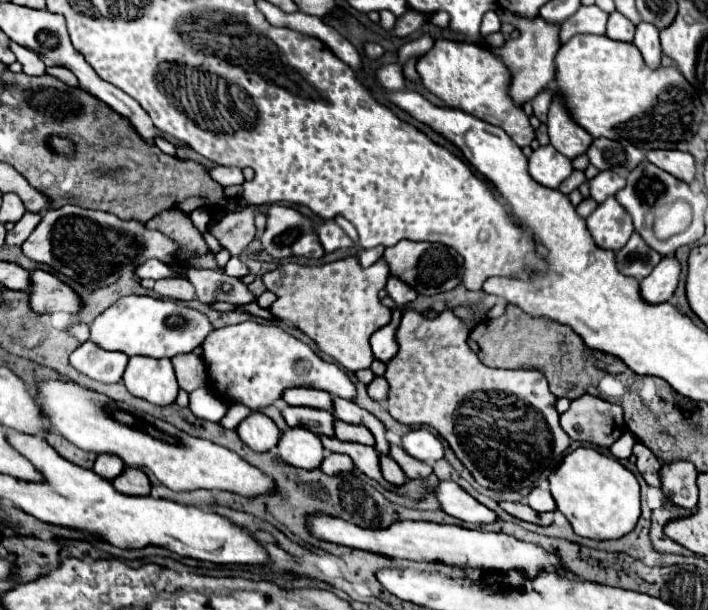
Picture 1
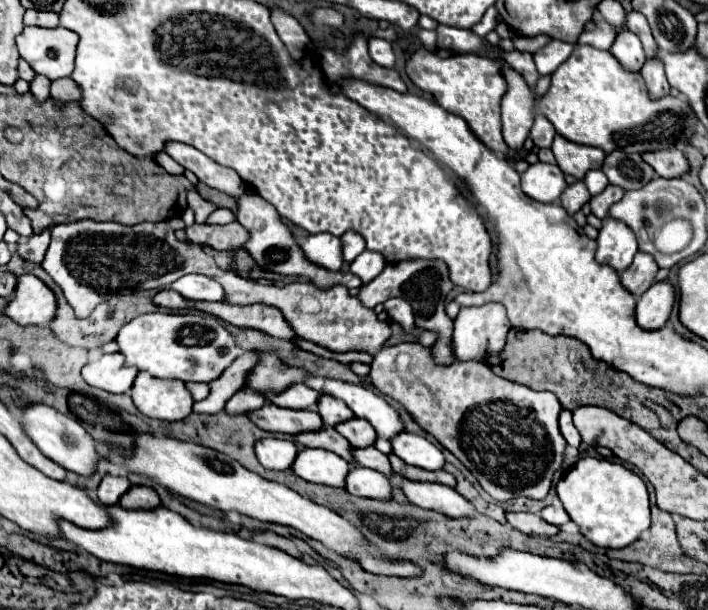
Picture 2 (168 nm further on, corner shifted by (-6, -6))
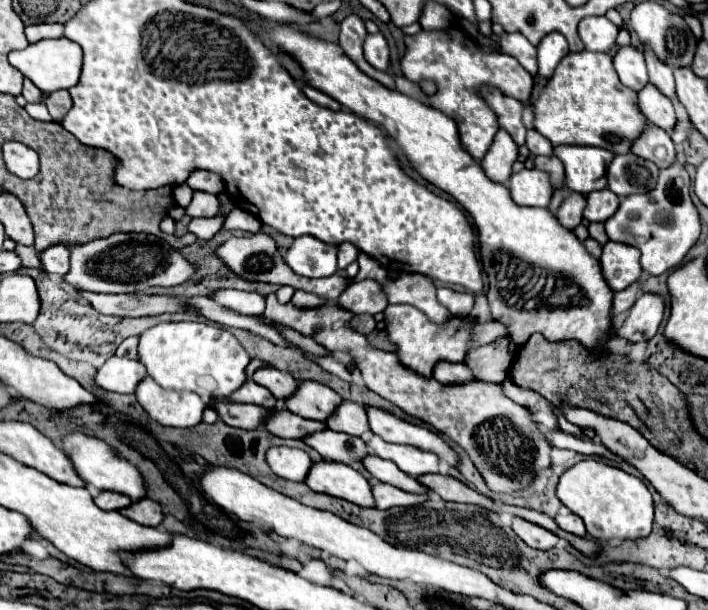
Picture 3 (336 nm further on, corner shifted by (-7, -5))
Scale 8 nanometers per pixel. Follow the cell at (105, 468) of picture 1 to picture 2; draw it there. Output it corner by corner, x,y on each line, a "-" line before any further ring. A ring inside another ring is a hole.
103,475
99,487
97,487
97,497
99,497
99,503
103,505
115,505
119,501
119,497
131,487
129,479
127,477
117,477
117,475

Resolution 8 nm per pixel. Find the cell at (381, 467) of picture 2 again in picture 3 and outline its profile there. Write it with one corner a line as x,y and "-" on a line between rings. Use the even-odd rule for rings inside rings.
322,430
312,436
306,436
304,442
318,454
322,454
326,460
336,460
344,464
352,464
360,460
360,456
368,454
368,446
360,438
336,434
332,430

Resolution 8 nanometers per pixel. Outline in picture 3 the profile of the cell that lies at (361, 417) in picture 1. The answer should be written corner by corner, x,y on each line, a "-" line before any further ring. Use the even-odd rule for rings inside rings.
302,380
296,392
284,400
284,406
302,418
324,422
336,410
340,400
340,394
332,388
314,380

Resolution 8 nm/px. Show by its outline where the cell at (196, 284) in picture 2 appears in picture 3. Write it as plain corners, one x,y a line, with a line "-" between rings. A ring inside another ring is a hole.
218,290
214,292
212,300
218,304
224,304
226,308
238,314
248,314
248,316
264,316
264,308
266,308
266,298
258,292

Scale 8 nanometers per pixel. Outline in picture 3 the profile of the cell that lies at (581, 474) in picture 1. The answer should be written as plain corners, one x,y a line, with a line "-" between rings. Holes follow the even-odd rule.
590,458
578,462
560,476
556,492
560,502
584,520
588,534
596,540
636,540
652,530
654,500
650,490
640,478
610,464

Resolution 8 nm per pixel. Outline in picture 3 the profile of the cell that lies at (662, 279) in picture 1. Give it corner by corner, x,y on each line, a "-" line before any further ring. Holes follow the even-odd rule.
642,294
628,310
624,324
616,330
616,336
628,340
628,344
648,342
664,318
664,302
656,294

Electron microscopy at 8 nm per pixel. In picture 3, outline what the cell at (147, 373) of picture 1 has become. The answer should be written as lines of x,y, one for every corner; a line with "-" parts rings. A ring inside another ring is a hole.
150,376
138,384
136,398
140,406
162,426
192,428
202,422
206,404
194,392
176,392
160,388

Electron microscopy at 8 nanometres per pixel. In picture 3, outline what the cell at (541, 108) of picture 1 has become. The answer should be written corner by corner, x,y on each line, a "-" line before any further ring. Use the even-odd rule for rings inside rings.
528,130
528,134
526,134
526,146
528,146
528,150
530,150
530,154
552,154
552,144
544,138
544,136
540,136
536,130

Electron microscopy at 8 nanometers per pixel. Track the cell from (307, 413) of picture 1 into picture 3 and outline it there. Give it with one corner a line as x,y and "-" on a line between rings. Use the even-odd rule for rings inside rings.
222,400
212,402
212,408
218,412
218,416
222,418
222,422
226,422
228,426
234,426
234,428
244,428
244,430
260,428
262,422
264,422
264,418
270,412
270,410
260,408
256,404
222,402

